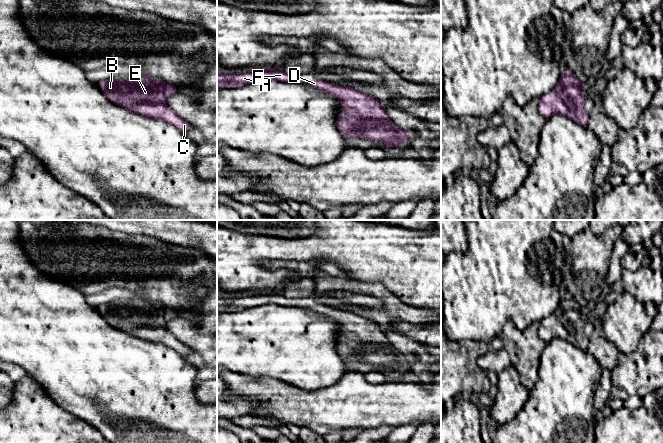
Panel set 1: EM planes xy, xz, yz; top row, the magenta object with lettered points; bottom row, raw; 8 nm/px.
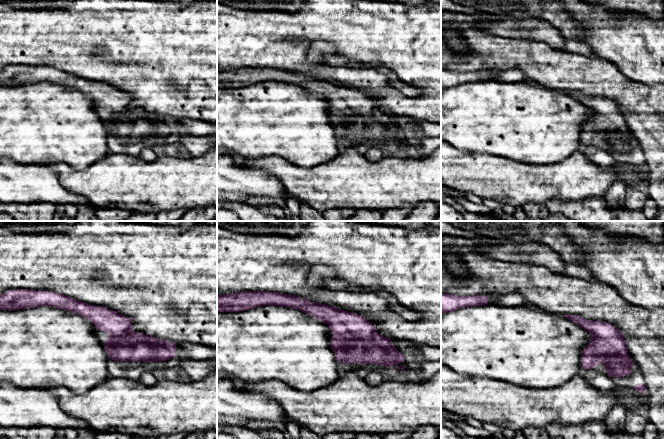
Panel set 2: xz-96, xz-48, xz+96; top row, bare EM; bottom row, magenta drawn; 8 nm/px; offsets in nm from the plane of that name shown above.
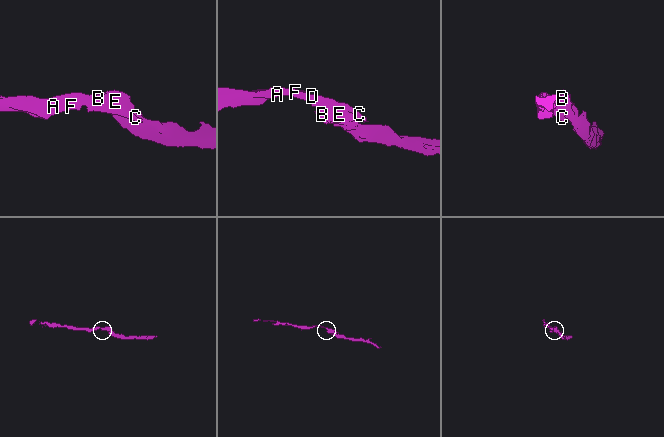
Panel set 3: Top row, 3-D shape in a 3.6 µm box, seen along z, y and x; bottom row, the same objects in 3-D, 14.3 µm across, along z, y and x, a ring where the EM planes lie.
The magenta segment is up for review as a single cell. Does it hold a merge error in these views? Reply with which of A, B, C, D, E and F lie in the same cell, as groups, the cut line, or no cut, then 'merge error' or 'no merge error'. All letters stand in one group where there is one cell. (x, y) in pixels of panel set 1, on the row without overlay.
A B C D E F | no cut | no merge error

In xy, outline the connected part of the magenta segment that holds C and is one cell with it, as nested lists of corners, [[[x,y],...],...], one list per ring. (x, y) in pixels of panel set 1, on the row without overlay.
[[[139,295],[125,304],[105,304],[98,307],[106,321],[121,331],[149,342],[163,344],[185,357],[190,349],[164,327],[177,315],[173,308],[151,303]]]

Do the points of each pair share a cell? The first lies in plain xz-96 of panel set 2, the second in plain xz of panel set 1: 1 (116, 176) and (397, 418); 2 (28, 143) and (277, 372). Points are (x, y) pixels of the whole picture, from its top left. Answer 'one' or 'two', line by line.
1: one
2: one

